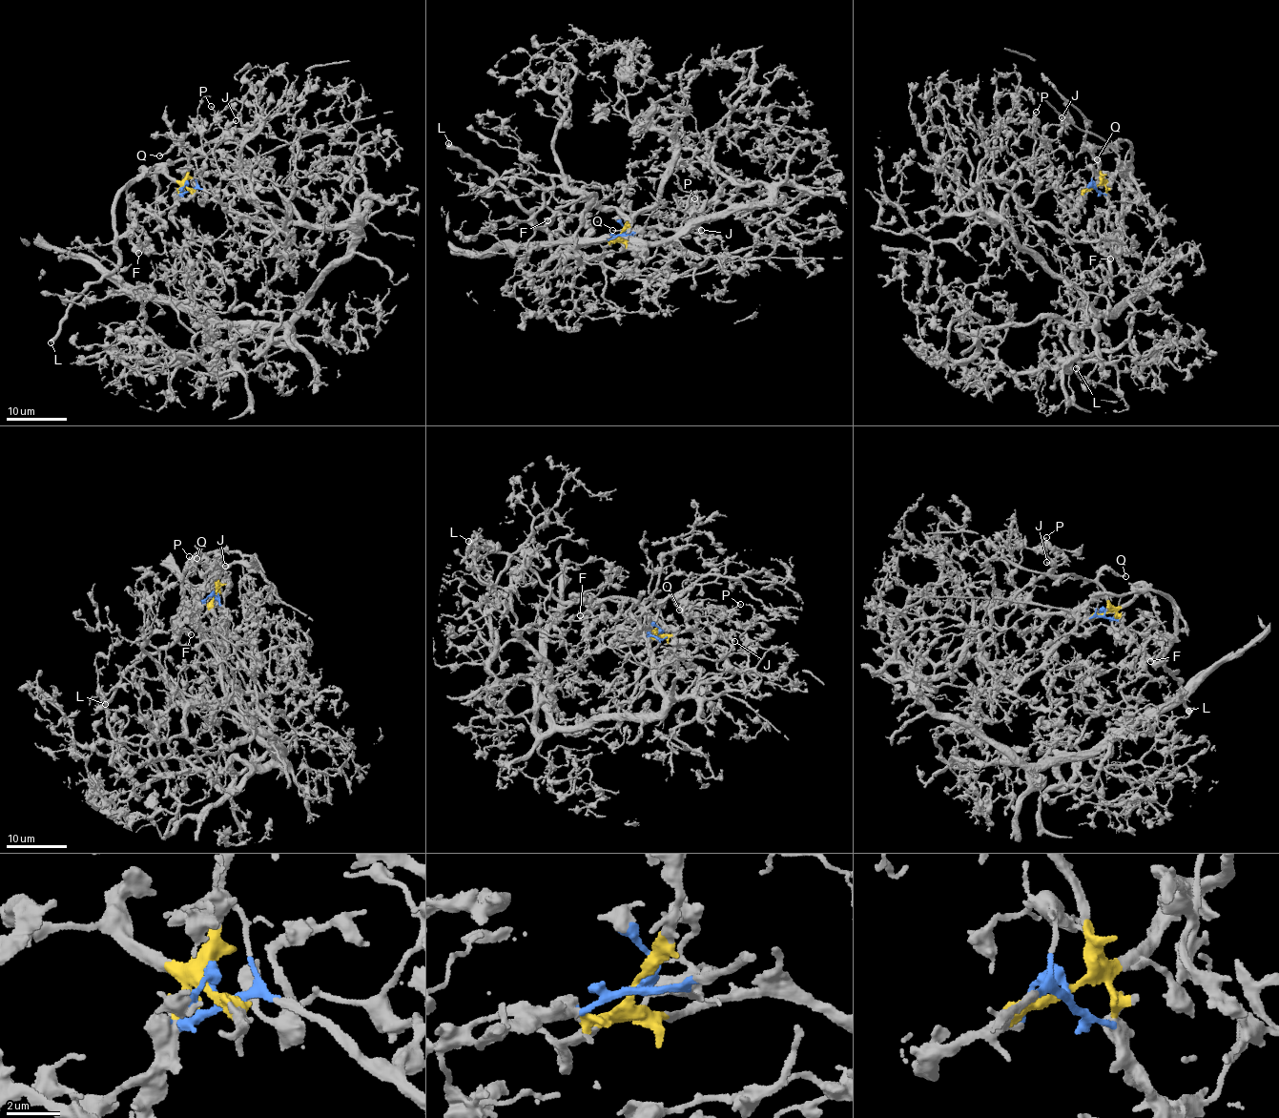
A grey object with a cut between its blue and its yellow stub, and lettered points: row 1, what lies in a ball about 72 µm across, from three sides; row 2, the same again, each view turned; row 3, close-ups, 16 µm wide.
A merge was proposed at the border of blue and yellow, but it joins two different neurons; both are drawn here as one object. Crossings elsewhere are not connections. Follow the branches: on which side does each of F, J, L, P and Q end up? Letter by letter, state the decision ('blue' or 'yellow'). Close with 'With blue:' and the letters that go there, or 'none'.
F: yellow
J: blue
L: yellow
P: blue
Q: yellow
With blue: J, P

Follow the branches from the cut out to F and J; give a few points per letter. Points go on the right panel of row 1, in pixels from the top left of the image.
F: (1096, 186), (1122, 167), (1132, 170), (1122, 207), (1122, 241), (1106, 257), (1101, 240), (1098, 247), (1111, 258)
J: (1096, 186), (1082, 191), (1063, 233), (1040, 223), (1014, 194), (1020, 166), (1056, 137), (1062, 117)

